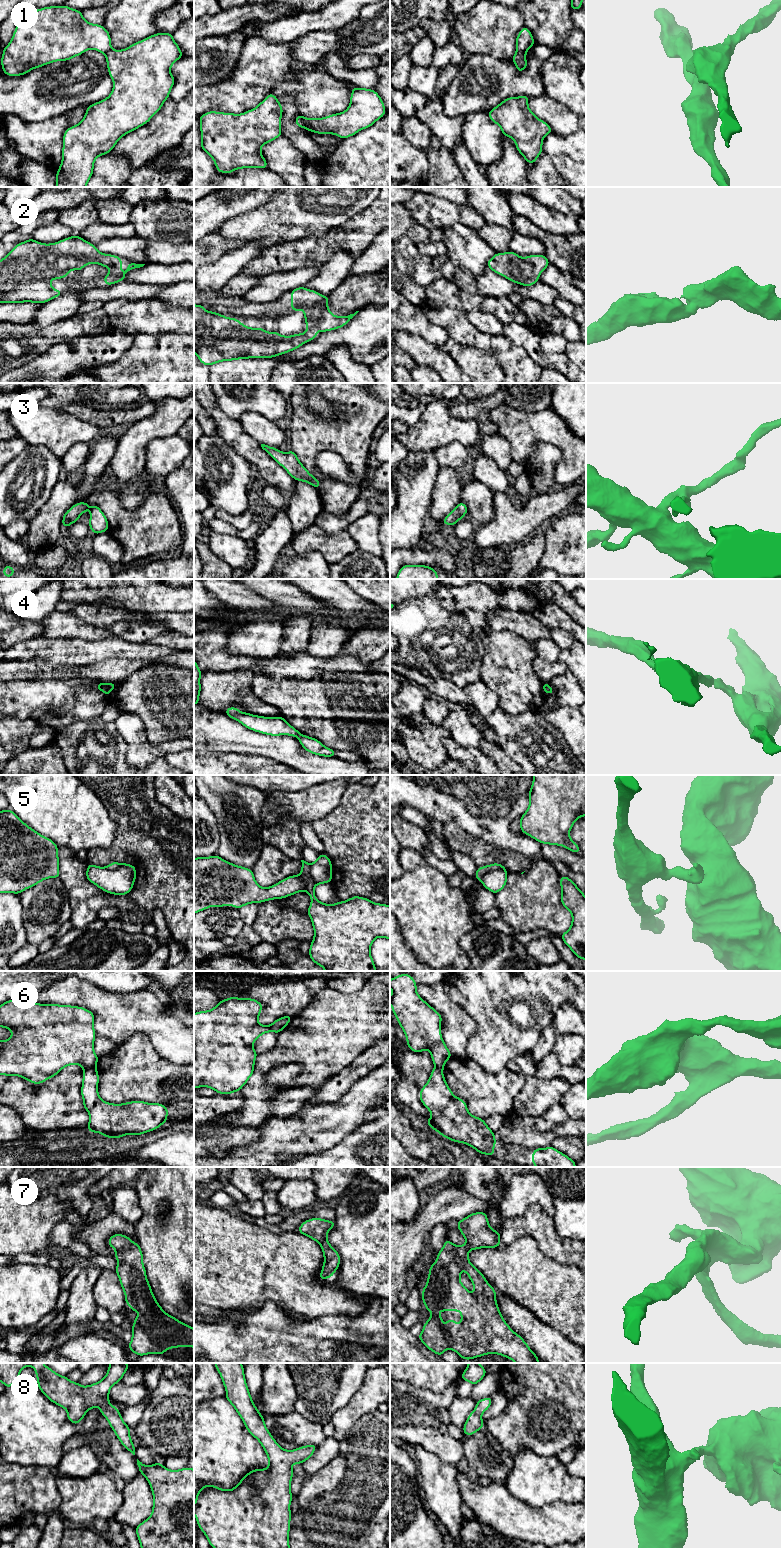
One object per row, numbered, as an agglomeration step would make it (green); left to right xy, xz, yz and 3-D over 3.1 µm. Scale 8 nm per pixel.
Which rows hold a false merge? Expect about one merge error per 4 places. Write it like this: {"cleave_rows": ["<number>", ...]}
{"cleave_rows": ["1", "4", "5", "6"]}

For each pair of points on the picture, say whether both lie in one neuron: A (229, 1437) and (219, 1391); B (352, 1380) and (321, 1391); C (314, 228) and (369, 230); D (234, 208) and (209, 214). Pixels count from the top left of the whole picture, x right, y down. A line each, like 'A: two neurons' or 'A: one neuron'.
A: two neurons
B: one neuron
C: two neurons
D: one neuron

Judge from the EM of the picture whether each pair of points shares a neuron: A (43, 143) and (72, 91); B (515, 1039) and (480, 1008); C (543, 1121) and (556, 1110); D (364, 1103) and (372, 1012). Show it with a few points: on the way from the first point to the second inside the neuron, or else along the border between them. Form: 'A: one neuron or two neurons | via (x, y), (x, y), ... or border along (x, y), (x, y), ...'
A: two neurons | border along (81, 106), (53, 117), (36, 121)
B: one neuron | via (506, 1032), (489, 1015)
C: one neuron | via (546, 1120), (553, 1113)
D: two neurons | border along (379, 1065), (360, 1078), (349, 1089)

